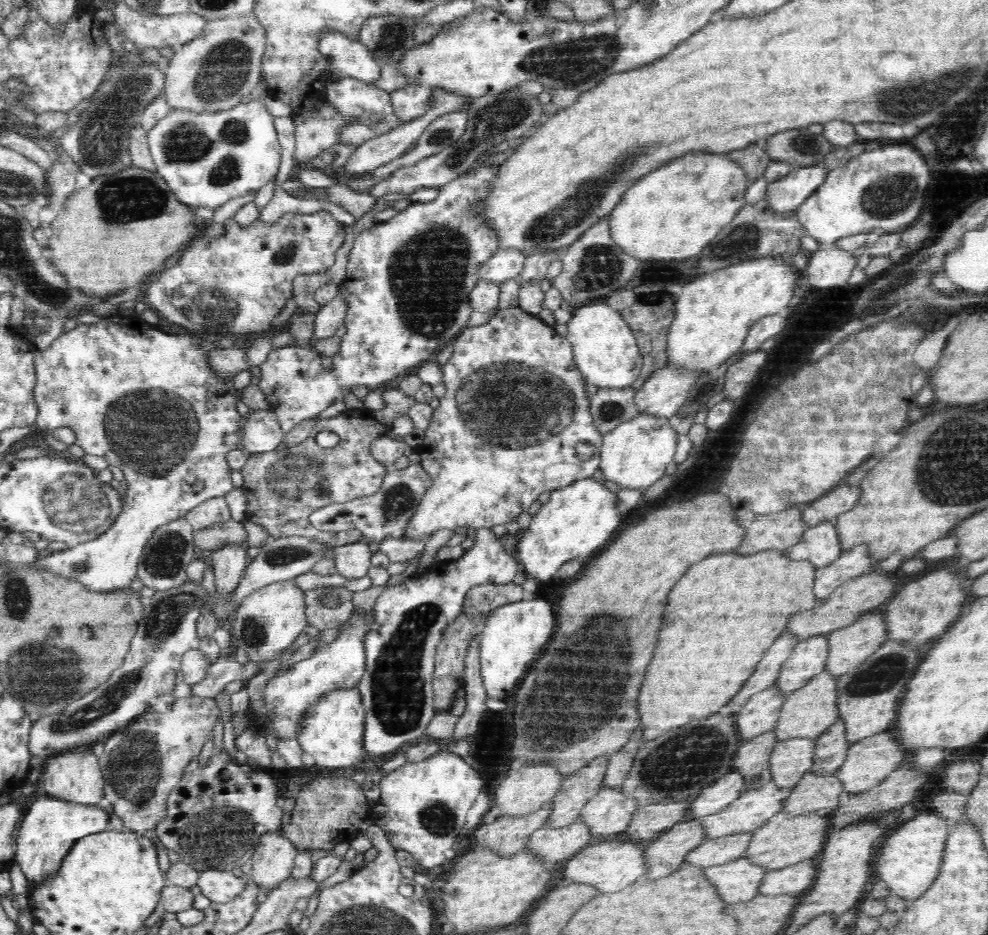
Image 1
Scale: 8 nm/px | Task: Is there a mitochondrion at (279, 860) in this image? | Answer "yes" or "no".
no

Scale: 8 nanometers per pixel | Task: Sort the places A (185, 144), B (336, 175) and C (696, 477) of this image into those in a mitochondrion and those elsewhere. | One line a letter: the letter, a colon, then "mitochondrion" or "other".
A: mitochondrion
B: other
C: other

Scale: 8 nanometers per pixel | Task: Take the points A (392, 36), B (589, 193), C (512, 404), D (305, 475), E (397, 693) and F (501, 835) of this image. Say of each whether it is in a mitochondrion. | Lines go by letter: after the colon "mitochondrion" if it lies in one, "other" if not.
A: mitochondrion
B: mitochondrion
C: mitochondrion
D: mitochondrion
E: mitochondrion
F: other

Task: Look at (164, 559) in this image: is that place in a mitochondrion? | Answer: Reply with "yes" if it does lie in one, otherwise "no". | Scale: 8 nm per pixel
yes

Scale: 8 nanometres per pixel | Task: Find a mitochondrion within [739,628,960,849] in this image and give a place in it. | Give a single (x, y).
(882, 672)

